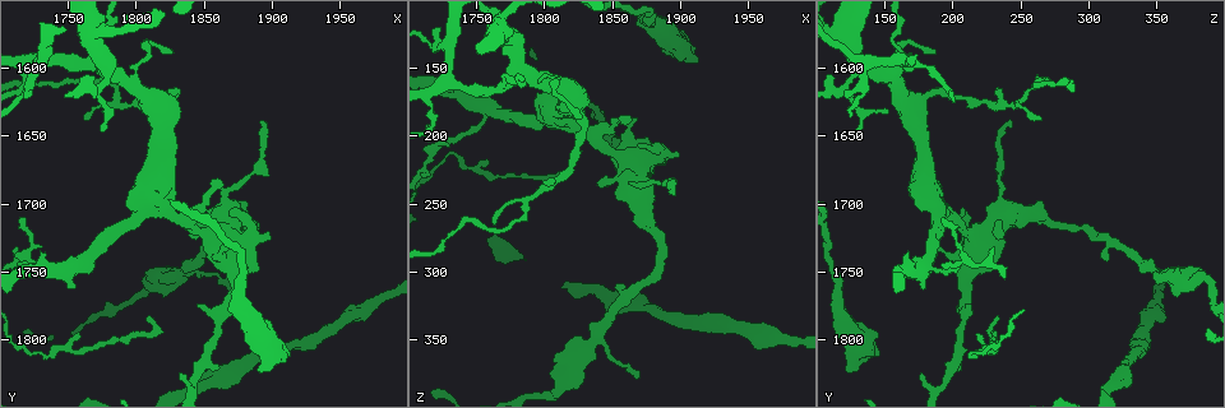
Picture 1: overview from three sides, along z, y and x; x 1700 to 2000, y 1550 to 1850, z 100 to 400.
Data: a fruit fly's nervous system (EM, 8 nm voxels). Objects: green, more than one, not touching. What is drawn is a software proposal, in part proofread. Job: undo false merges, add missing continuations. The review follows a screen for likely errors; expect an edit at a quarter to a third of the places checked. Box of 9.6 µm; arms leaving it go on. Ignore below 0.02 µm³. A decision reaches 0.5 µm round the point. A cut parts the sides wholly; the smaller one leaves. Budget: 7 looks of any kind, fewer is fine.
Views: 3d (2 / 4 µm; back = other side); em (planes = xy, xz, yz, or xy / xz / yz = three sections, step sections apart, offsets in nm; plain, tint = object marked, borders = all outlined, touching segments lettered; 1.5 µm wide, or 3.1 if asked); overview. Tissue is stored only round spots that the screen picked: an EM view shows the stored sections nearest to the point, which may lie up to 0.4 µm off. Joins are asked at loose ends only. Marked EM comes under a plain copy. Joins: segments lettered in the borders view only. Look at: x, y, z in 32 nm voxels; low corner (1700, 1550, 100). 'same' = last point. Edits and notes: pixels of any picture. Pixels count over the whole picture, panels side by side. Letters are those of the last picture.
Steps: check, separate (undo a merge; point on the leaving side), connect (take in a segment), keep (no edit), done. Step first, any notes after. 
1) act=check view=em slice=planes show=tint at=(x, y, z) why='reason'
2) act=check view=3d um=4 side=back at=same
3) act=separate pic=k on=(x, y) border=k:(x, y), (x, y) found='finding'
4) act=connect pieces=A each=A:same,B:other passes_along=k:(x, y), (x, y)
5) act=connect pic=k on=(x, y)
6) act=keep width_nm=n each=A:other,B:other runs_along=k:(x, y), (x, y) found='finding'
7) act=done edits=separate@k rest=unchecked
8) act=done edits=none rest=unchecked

act=check view=em slice=planes show=borders at=(1892, 1820, 130) why='branch stops here'

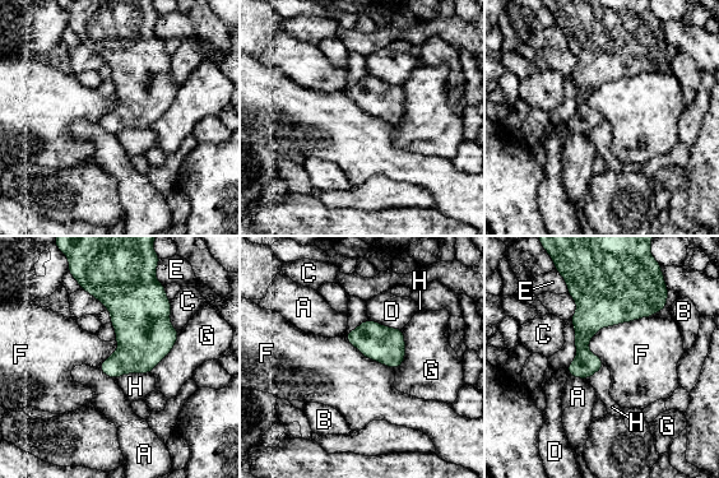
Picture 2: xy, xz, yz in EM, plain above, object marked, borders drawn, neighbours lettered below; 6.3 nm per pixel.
act=keep width_nm=140 each=A:other,B:other,C:other,D:other,E:other,F:other,G:other,H:other border=2:(652, 315), (602, 326), (587, 348) found='no lettered segment goes on from it'

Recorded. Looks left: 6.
act=check view=3d um=2 side=back at=(1870, 1704, 206) why='free end'

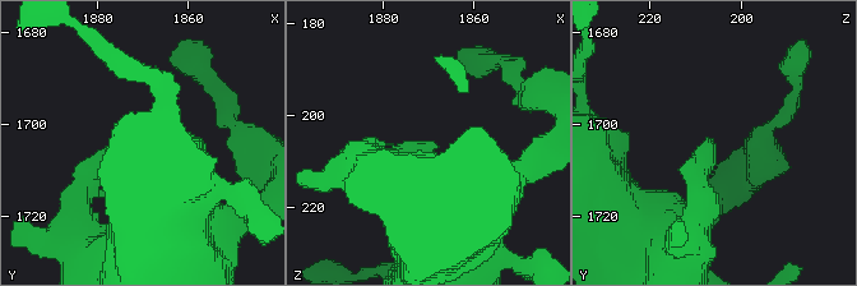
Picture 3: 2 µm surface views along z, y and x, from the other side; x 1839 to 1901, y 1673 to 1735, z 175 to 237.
act=check view=em slice=planes show=borders at=(1868, 1705, 207) why='now the EM'

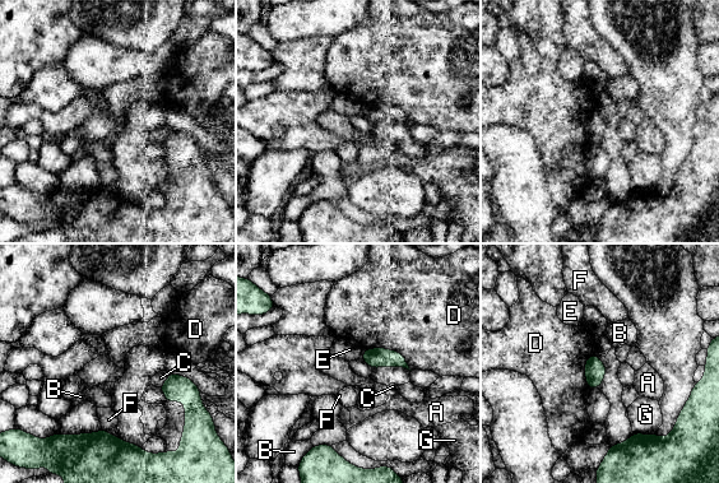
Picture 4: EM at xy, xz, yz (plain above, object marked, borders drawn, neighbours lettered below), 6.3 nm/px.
act=keep each=A:other,B:other,C:other,D:other,E:other,F:other,G:other border=4:(366, 349), (360, 358) found='no lettered segment goes on from it'

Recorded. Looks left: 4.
act=check view=3d um=2 at=(1730, 1810, 214) why='abrupt turn'

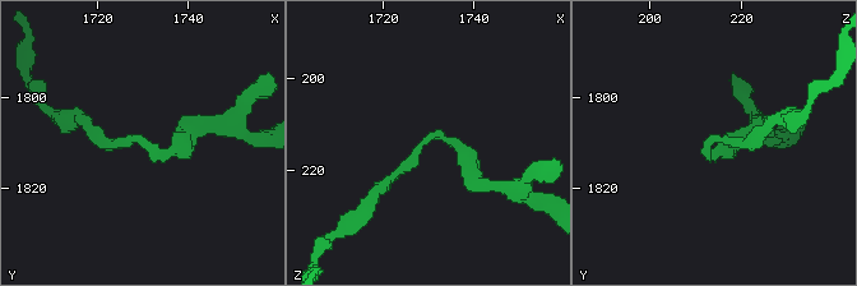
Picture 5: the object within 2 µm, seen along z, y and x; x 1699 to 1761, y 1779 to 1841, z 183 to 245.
act=check view=em slice=planes show=tint at=(1732, 1812, 213)

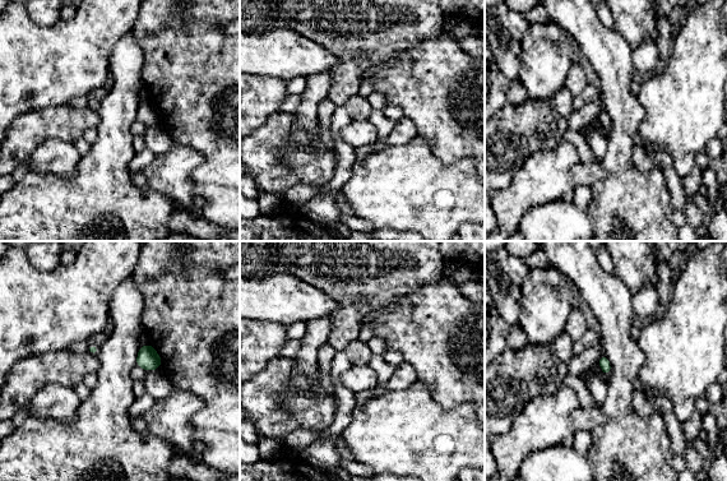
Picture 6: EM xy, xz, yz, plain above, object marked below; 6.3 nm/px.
act=check view=em slice=planes show=borders at=same why='see the neighbours'

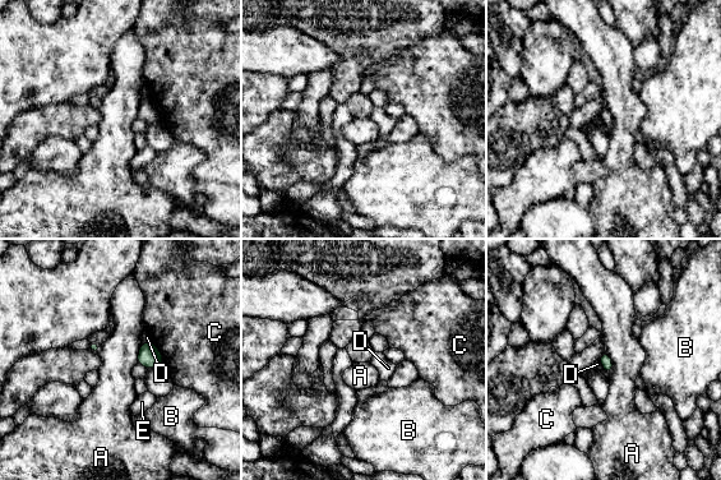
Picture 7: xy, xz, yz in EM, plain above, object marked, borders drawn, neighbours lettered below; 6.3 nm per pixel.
act=keep width_nm=20 each=A:other,B:other,C:other,D:other,E:other border=7:(605, 350), (611, 361), (610, 373) found='one cell here'

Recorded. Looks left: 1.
act=done edits=none rest=unchecked

